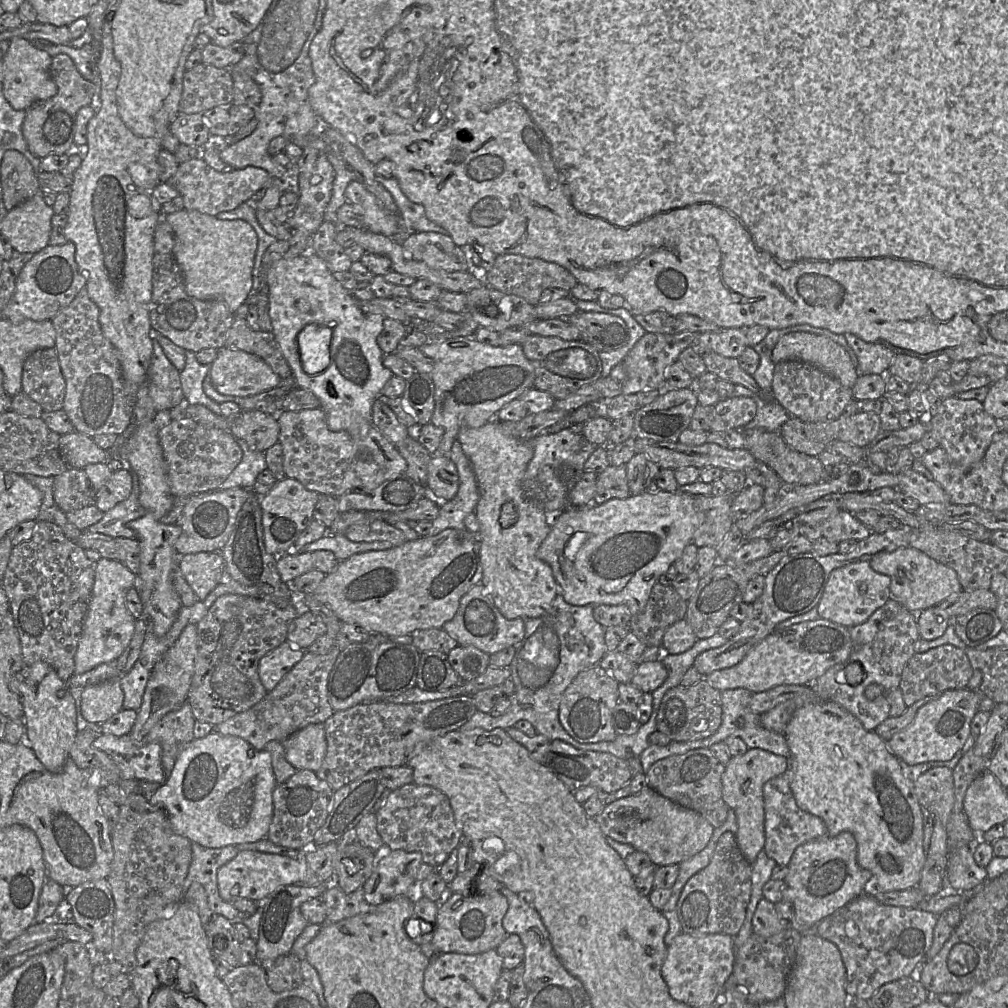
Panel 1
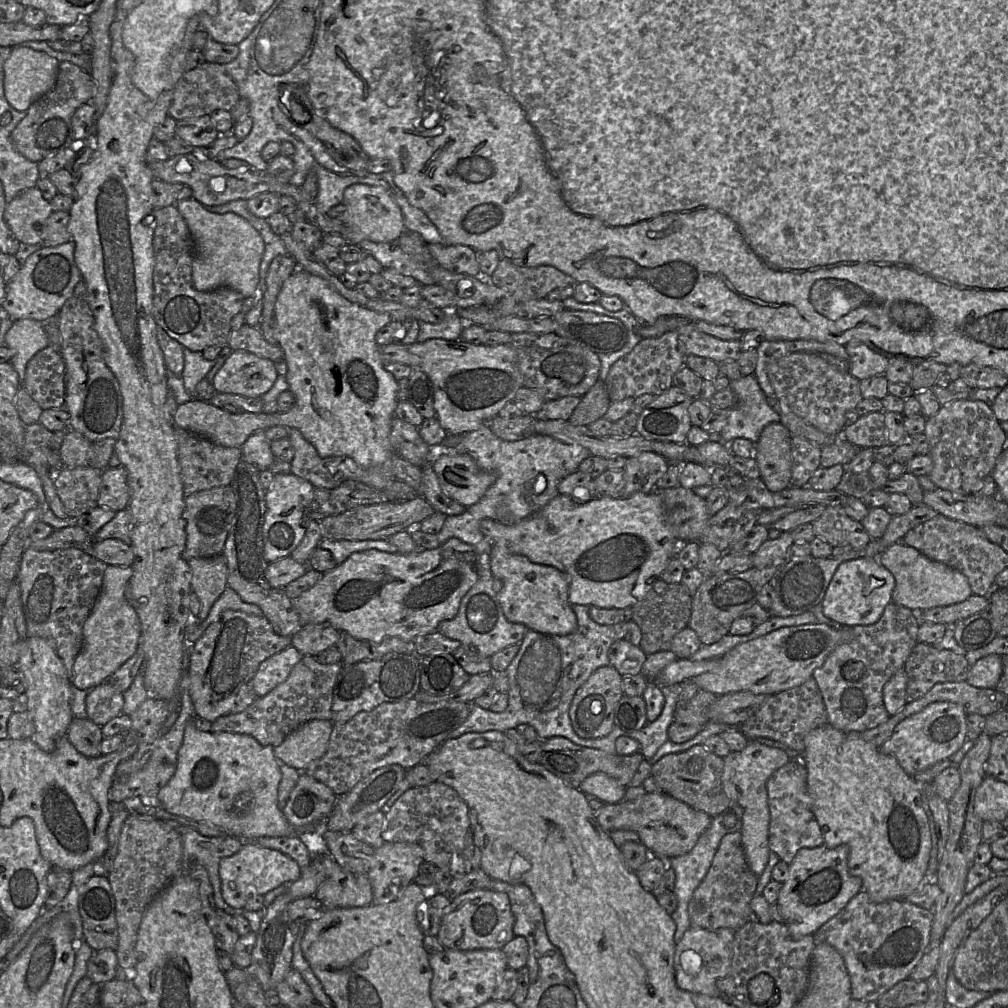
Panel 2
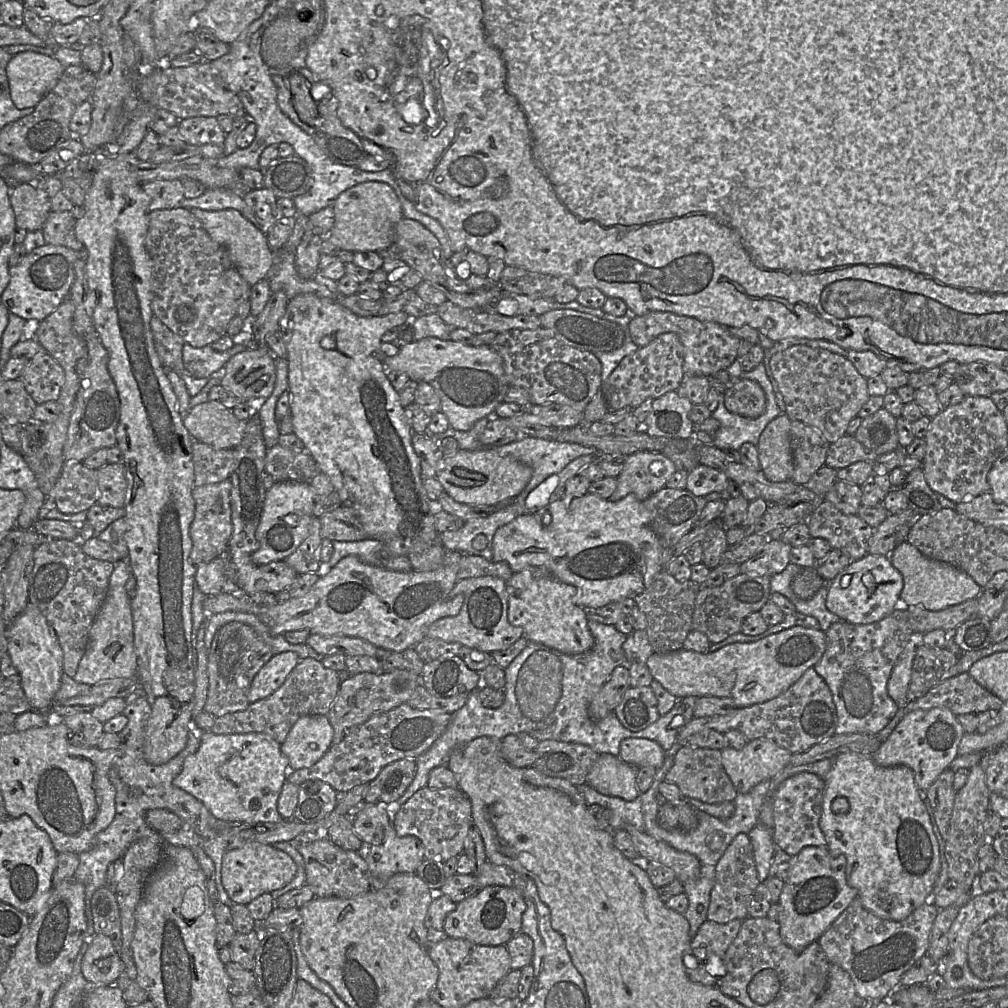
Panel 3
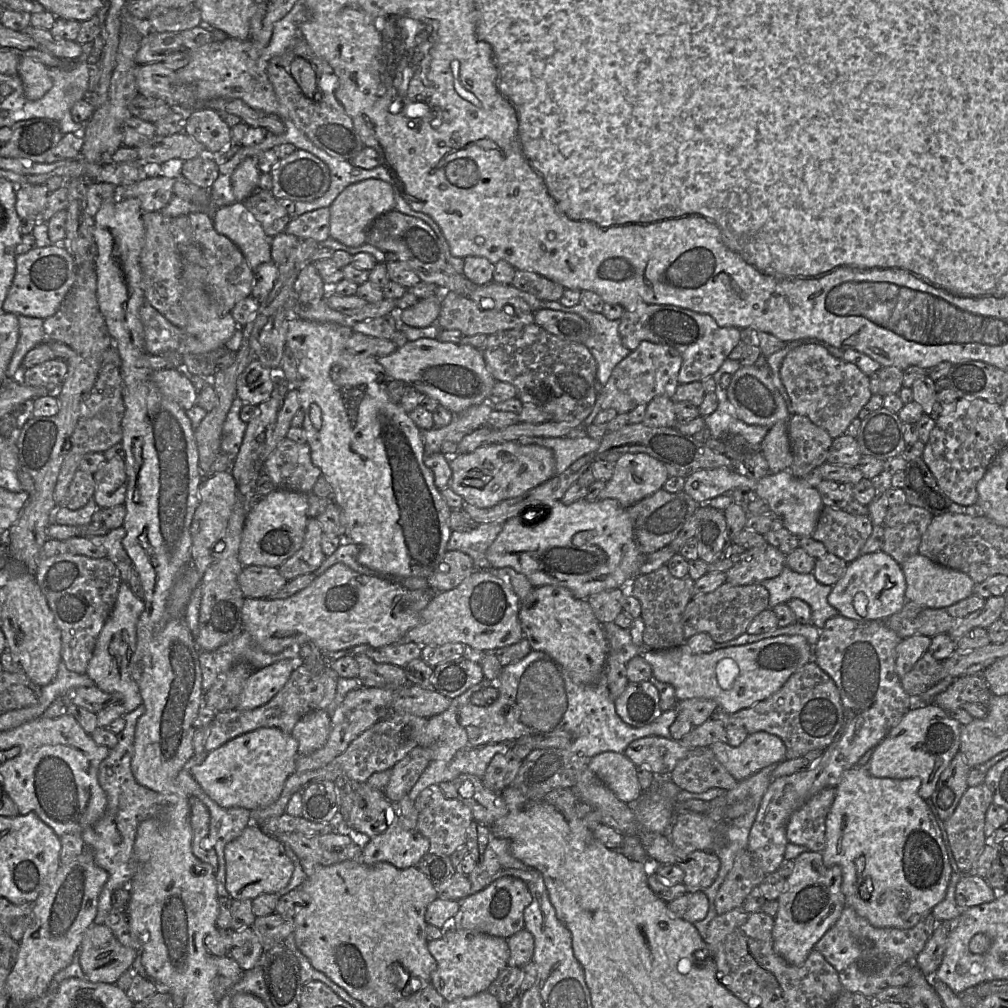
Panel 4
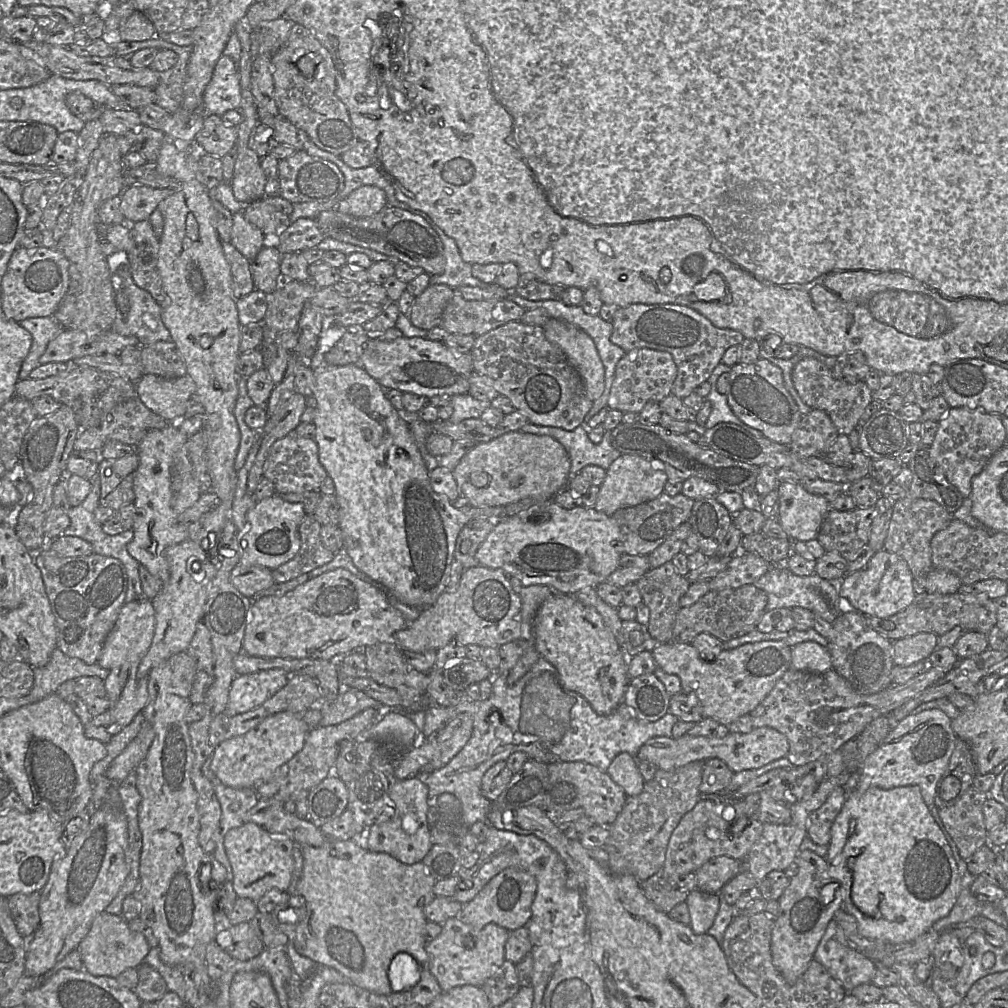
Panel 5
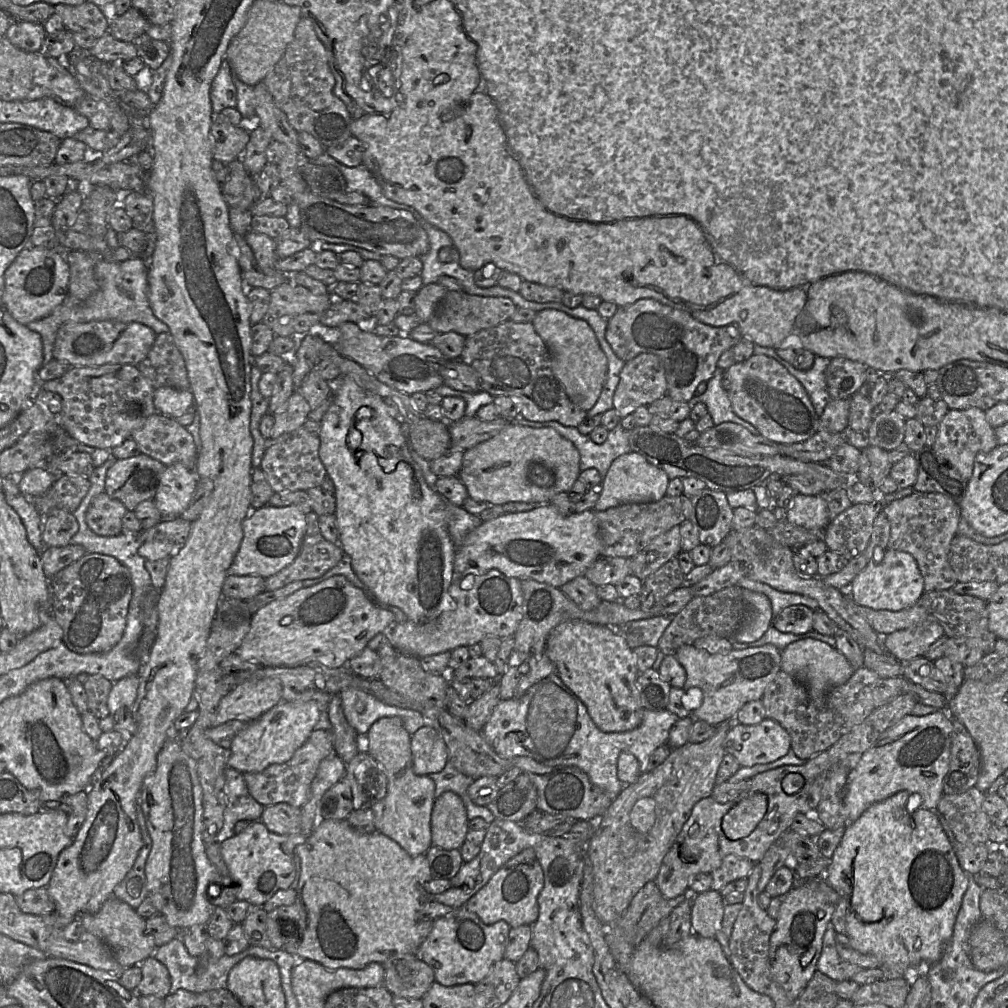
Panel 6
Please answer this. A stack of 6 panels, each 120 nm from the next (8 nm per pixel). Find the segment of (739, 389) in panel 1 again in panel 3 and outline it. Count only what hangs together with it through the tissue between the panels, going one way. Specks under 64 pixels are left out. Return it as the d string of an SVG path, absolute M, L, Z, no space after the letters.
M737 357L737 359L726 370L733 380L742 377L757 382L762 387L766 397L765 411L756 418L750 418L729 412L724 405L724 392L720 391L717 408L712 412L711 415L720 422L719 428L713 435L712 444L724 451L738 451L741 445L746 442L757 445L759 437L767 424L776 417L780 416L782 412L777 404L773 387L767 377L763 362L758 364L751 371L743 372L739 363L739 358Z

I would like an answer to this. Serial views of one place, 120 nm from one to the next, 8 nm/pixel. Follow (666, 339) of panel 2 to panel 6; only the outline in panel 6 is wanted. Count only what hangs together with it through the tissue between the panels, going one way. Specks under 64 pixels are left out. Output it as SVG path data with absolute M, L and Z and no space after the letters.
M642 353L627 361L620 372L620 379L613 396L613 408L620 418L635 412L640 406L648 406L667 394L665 368L660 358Z

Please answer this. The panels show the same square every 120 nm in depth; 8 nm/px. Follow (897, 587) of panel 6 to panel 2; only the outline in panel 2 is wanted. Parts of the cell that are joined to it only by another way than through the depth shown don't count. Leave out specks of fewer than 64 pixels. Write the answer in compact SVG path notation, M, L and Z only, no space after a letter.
M859 557L841 563L836 569L825 596L821 602L825 616L840 626L871 625L876 623L883 614L887 604L892 602L895 578L883 567L877 557Z

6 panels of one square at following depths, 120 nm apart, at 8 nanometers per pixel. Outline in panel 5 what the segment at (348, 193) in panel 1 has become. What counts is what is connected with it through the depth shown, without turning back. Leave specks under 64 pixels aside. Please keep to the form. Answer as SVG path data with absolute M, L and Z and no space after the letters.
M364 185L340 200L335 209L344 214L364 218L375 215L387 205L386 193L381 188Z

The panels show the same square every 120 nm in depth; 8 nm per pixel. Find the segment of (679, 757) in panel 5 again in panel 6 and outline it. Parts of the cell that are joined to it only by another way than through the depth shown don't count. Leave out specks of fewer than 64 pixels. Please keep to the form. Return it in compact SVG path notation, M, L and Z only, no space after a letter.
M770 718L755 725L733 722L724 740L725 752L733 755L742 767L771 763L790 749L790 735Z

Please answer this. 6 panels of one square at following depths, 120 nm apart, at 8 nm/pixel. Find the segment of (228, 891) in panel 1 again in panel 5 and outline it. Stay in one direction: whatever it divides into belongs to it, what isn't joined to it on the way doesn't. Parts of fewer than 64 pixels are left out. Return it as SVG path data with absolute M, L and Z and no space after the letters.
M255 823L231 829L224 837L224 849L232 869L233 889L238 898L258 901L267 891L276 888L287 891L291 883L295 843L283 834L273 834Z

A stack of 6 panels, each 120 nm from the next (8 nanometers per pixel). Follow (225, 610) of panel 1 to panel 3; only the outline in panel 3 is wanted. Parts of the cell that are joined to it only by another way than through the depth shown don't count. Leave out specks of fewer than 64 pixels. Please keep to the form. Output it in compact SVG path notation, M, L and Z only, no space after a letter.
M232 621L218 629L208 650L208 692L204 711L215 718L245 710L249 705L248 691L260 669L273 657L272 648L241 622Z

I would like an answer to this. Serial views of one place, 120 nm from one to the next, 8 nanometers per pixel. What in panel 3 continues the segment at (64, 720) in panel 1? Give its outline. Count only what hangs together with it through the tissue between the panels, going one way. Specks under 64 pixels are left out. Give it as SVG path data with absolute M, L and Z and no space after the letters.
M28 602L24 611L6 629L8 654L21 678L32 709L47 714L61 685L63 650L57 634L38 607Z

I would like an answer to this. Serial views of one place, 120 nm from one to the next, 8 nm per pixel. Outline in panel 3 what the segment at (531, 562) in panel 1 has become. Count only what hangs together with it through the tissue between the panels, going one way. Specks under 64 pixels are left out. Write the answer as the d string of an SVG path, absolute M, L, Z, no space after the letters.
M532 569L514 572L512 577L505 581L509 623L522 627L527 640L544 644L565 654L580 654L592 649L595 640L588 627L588 618L584 609L575 603L577 587L550 574L536 577Z

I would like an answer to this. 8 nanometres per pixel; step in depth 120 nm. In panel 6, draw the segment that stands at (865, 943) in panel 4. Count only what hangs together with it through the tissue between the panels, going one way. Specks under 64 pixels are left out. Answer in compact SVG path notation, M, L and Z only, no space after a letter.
M830 925L823 937L823 947L817 962L817 970L834 981L850 980L863 968L842 959L836 949L836 931Z

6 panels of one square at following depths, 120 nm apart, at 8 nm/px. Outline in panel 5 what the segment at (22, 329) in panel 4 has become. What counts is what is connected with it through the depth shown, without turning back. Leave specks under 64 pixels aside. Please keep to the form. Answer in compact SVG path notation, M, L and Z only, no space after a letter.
M53 316L27 318L19 322L32 336L30 351L22 363L19 379L29 379L29 374L40 365L39 358L45 352L47 345L62 330L62 326Z

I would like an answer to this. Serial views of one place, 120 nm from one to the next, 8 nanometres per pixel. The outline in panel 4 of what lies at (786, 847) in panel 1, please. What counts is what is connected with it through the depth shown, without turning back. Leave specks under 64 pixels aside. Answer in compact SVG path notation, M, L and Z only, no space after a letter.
M825 788L809 799L790 817L786 827L789 843L822 853L826 847L826 817L836 795L835 788Z

